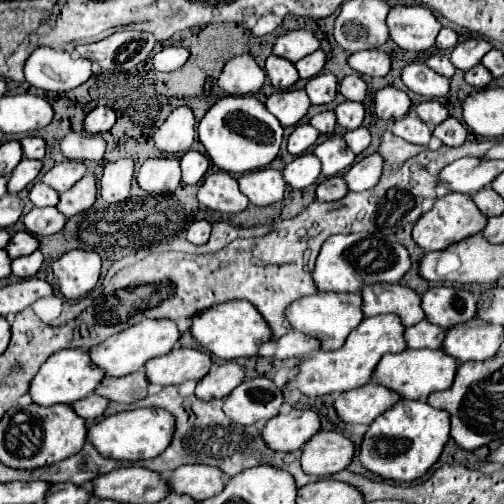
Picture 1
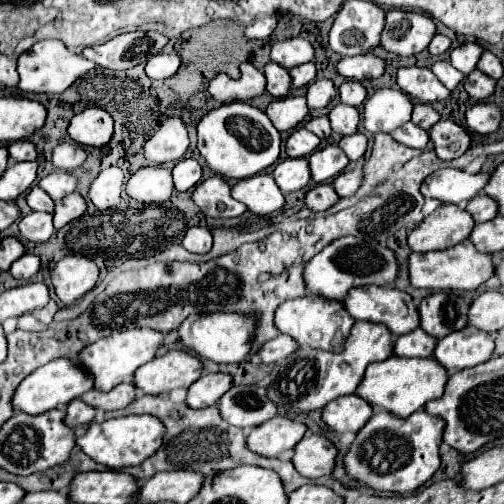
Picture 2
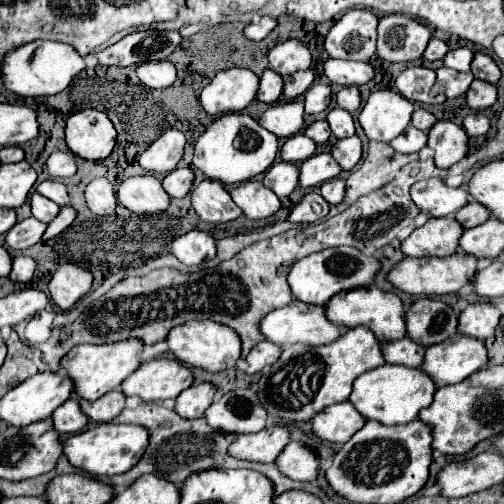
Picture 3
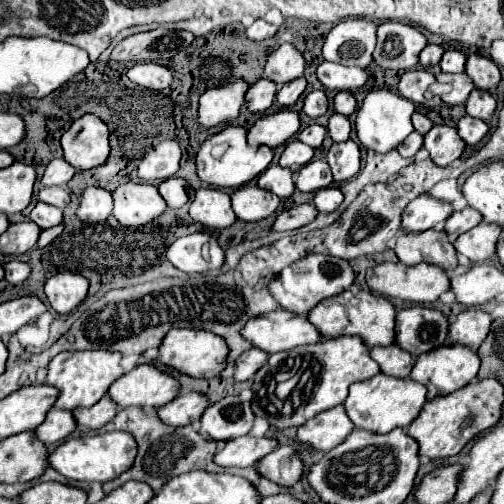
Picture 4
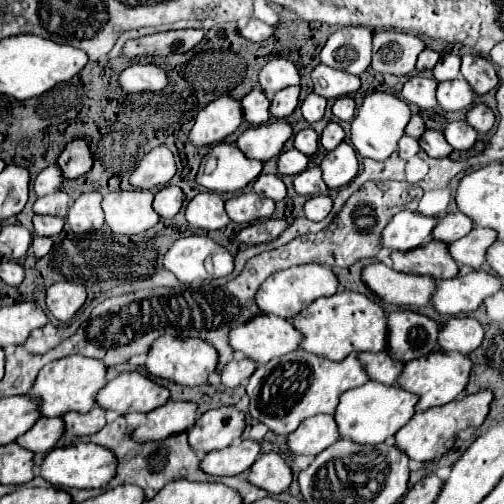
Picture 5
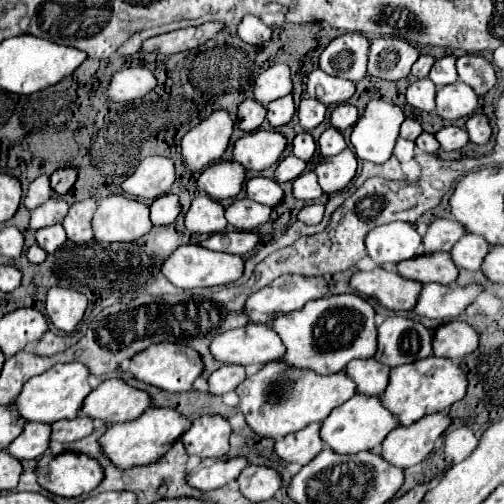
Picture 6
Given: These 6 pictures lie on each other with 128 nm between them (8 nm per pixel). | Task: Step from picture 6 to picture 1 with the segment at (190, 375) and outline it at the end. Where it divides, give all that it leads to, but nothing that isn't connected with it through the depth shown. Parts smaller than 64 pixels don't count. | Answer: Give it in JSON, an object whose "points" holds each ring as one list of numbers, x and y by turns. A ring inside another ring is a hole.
{"points":[[232,300,232,304,220,304,216,308,208,308,196,314,192,318,190,332,202,348,222,360,256,356,258,348,270,340,268,324,264,324,260,312,256,312,256,308,252,308,252,304,248,304,246,300]]}

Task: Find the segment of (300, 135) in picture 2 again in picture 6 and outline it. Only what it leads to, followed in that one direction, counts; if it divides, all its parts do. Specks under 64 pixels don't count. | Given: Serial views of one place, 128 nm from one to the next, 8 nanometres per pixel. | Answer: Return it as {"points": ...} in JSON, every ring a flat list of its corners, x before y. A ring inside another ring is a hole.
{"points":[[288,156,288,158,284,158,284,160,280,160,278,162,278,168,276,168,276,172,274,172,274,180,278,182,278,184,282,184,282,182,292,182,292,180,296,180,302,172,306,170,306,162,302,162,300,158,296,158,296,156]]}

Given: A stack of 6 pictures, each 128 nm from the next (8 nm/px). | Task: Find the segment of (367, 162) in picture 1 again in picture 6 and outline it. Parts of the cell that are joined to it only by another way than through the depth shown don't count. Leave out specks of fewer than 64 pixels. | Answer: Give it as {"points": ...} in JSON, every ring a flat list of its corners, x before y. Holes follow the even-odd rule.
{"points":[[308,204,300,210,298,214,298,220,304,222,304,224,318,224,322,220,322,214,324,214,324,206,322,204]]}

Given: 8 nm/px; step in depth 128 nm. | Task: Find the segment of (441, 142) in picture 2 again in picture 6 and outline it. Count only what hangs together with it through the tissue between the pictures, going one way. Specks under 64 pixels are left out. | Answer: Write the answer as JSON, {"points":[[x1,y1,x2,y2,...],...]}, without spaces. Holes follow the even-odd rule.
{"points":[[422,132,422,136,416,140,416,144,418,144,418,148,420,148,420,150,430,152,430,154,436,154,436,152,440,150,438,140,436,140,432,134,428,134,428,132]]}

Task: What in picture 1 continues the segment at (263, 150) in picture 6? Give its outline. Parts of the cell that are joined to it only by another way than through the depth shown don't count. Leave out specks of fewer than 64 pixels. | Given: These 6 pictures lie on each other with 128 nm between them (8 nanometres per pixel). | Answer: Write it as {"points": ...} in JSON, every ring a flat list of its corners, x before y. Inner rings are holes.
{"points":[[276,90,266,100,266,108,286,128,286,126,296,126,306,116,310,108,310,100,304,90]]}

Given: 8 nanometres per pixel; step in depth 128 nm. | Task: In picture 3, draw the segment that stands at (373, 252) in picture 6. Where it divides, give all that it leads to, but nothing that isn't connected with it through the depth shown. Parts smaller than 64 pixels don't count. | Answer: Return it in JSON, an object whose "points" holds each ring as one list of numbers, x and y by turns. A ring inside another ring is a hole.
{"points":[[440,178,420,180,410,188,412,200,420,212,426,212,430,218,444,218,456,214,462,206,470,202,470,196,464,186,448,188]]}

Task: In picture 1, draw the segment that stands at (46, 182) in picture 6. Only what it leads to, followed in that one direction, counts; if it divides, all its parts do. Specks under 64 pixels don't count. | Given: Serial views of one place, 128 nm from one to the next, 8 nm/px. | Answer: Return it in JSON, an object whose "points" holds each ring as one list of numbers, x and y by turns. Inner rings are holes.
{"points":[[70,132,60,142,60,152,66,160,86,162,86,160,102,160,106,150,106,142,102,136,84,136,84,132]]}

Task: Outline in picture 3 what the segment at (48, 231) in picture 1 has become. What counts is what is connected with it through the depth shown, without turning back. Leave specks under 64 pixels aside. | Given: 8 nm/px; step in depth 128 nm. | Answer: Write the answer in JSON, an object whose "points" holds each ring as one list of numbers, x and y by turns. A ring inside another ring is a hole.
{"points":[[30,216,8,230,4,246,8,250,26,250,26,248,34,246,36,242,40,242,44,230,46,230,46,224]]}

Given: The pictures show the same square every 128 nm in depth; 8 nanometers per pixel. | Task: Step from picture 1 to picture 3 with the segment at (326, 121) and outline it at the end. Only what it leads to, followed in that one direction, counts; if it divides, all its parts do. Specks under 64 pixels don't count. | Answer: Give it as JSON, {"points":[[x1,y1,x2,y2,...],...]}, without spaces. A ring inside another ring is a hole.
{"points":[[326,120,324,122,314,122,304,130,304,134,308,138,312,138,316,144,324,144,330,138,330,126,328,126]]}

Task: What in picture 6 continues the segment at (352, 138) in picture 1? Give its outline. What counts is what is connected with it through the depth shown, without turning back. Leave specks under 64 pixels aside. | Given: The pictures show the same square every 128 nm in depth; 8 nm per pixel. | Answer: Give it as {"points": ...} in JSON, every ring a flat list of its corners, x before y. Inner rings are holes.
{"points":[[344,150,332,158,322,158,316,166,318,184,324,194,334,194,344,190,356,174,356,156,352,150]]}

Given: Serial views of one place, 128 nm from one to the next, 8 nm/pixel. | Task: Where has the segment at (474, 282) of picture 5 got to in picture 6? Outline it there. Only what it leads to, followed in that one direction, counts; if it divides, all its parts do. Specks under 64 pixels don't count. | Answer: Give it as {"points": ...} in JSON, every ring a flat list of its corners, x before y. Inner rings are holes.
{"points":[[426,284,422,286,414,312,418,316,438,318,438,320,458,318,460,312,468,304,472,304,480,292,484,290,478,284,470,284,456,290,450,290,448,286,442,286,442,284]]}

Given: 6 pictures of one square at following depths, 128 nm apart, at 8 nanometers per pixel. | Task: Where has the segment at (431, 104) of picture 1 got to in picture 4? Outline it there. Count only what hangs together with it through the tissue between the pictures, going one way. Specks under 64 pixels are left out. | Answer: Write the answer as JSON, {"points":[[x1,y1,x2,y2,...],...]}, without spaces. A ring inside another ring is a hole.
{"points":[[414,112,414,114,412,114,412,124,414,124,414,130,420,132,420,134,426,134,426,132,434,126,432,120,430,120,428,116,420,114,420,112]]}

